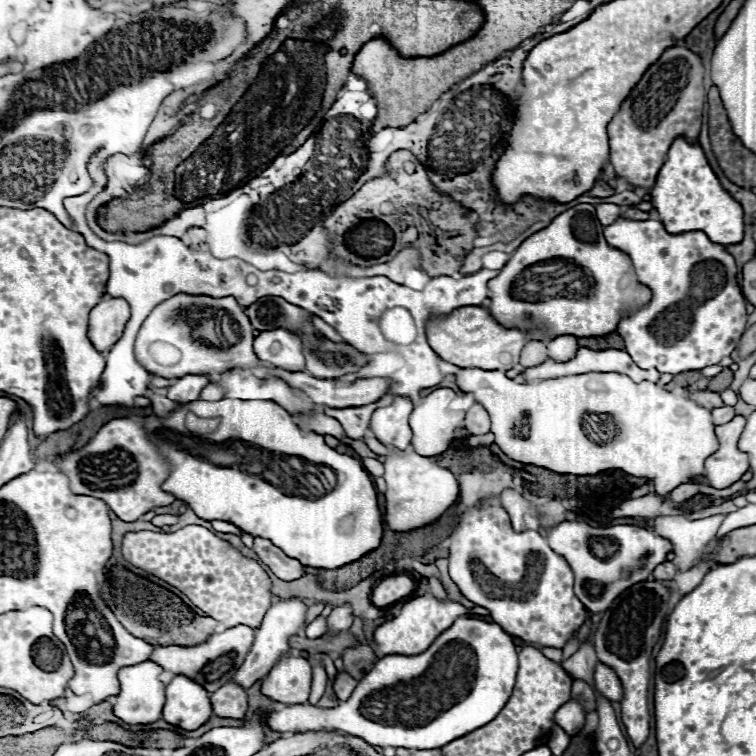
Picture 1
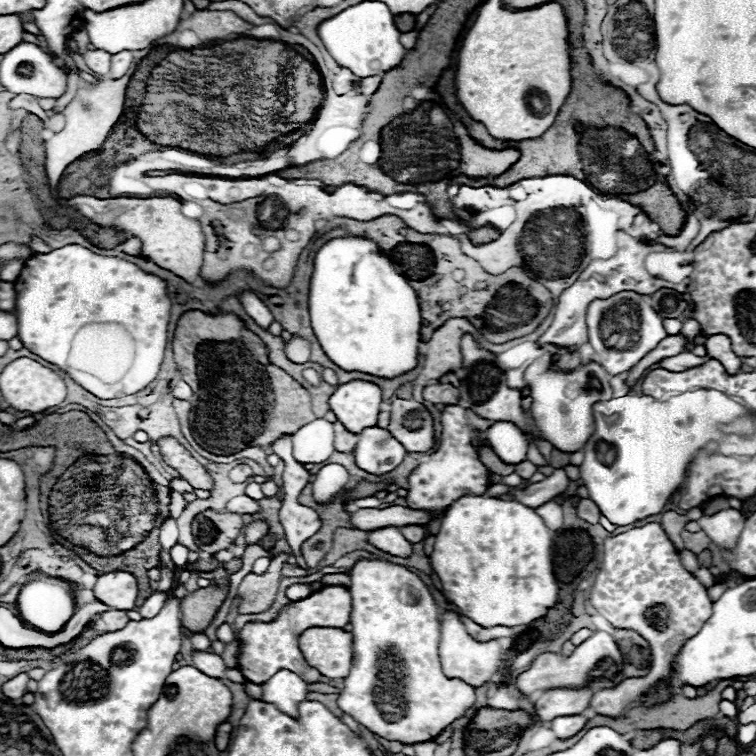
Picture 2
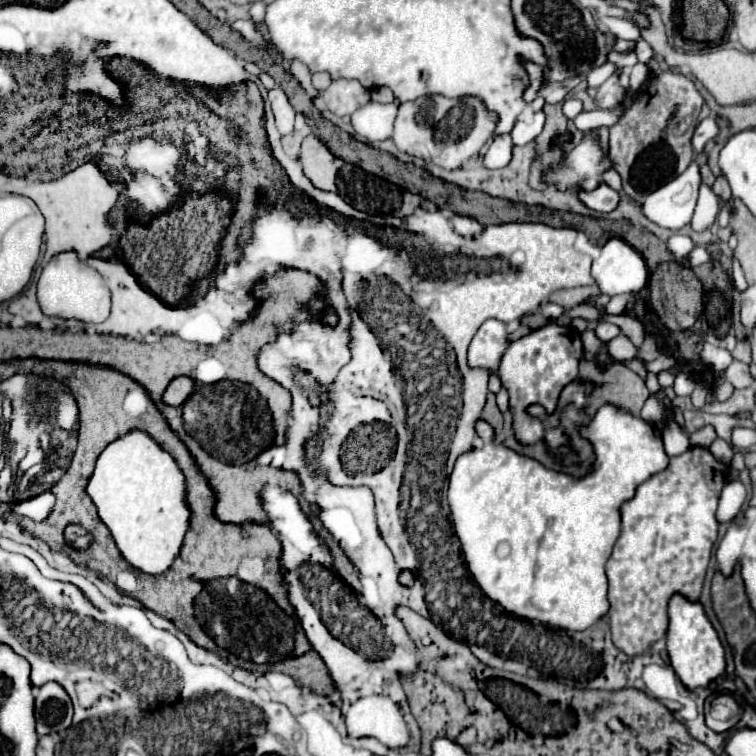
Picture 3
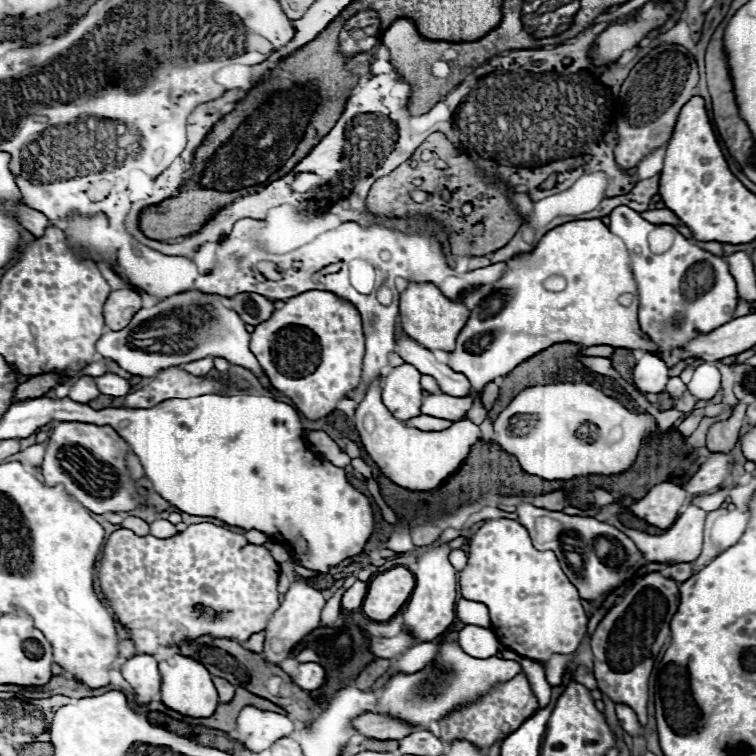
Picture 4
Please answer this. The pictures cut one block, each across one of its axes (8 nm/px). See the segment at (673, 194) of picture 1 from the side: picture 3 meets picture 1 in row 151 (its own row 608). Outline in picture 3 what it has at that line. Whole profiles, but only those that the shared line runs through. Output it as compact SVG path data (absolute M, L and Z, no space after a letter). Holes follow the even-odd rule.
M676 594L668 604L668 616L670 616L670 624L666 634L666 648L670 656L670 666L674 668L674 672L688 690L708 686L708 682L716 680L724 672L726 660L724 660L722 642L716 630L712 628L712 624L708 622L702 604L690 602L684 596Z

